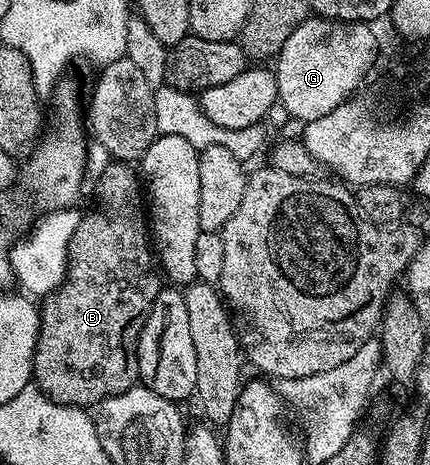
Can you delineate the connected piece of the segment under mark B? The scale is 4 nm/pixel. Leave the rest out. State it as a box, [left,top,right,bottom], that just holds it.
[32,161,160,408]

